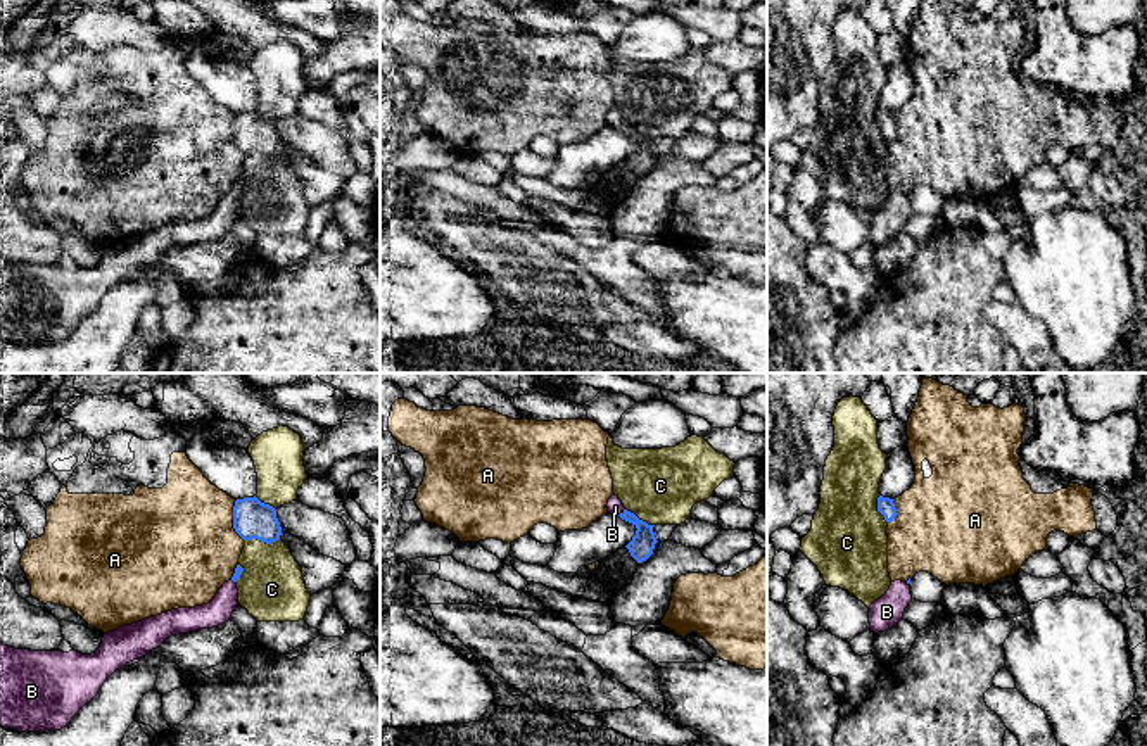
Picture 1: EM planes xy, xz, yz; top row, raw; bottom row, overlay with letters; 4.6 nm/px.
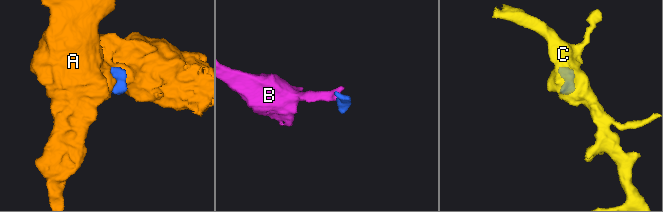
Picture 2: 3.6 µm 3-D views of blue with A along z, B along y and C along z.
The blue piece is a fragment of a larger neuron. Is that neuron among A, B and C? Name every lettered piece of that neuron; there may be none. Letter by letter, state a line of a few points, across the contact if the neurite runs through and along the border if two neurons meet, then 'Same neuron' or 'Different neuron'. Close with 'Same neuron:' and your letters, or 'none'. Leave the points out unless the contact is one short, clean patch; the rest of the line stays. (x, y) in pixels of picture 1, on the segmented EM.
A: Different neuron
B: Line: xz (641, 546), (641, 527), (621, 513), (615, 506). Same neuron
C: Different neuron
Same neuron: B

